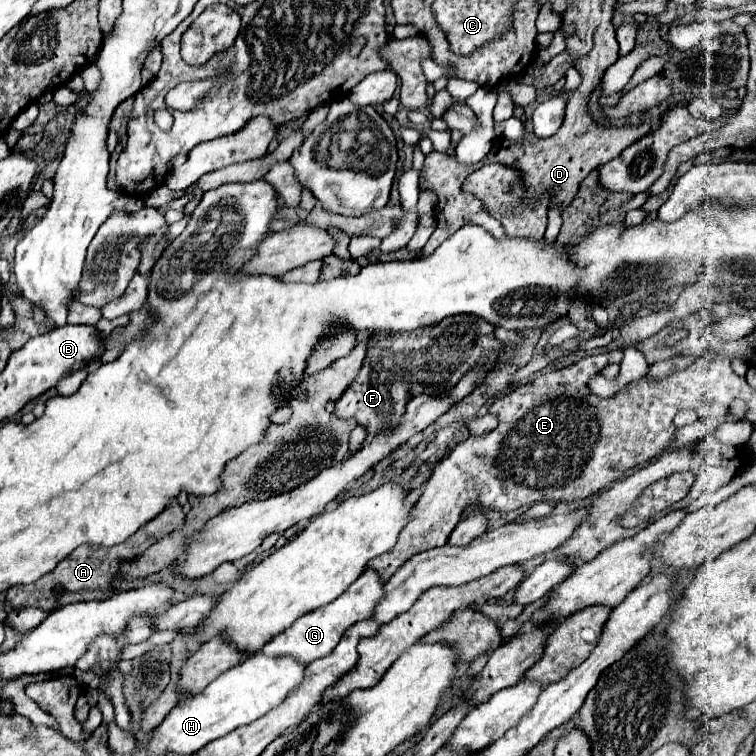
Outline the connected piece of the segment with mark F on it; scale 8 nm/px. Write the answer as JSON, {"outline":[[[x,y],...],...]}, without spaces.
{"outline":[[[458,314],[450,316],[434,326],[424,328],[424,340],[420,348],[410,350],[408,354],[394,356],[392,342],[394,334],[388,332],[374,332],[378,334],[378,342],[374,342],[366,354],[364,366],[358,378],[350,384],[340,400],[334,404],[334,416],[340,418],[354,418],[358,424],[368,428],[368,436],[382,428],[394,428],[404,414],[406,402],[416,394],[444,394],[448,392],[480,358],[486,350],[502,350],[504,344],[494,338],[494,326],[474,314]]]}

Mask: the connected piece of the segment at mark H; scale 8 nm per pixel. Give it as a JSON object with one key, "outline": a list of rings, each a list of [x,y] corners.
{"outline":[[[260,652],[256,656],[246,658],[242,664],[220,674],[206,690],[196,694],[192,700],[172,708],[164,722],[154,730],[154,736],[148,746],[150,752],[162,754],[172,750],[180,754],[192,754],[204,748],[208,742],[258,720],[268,710],[284,702],[290,690],[294,690],[294,686],[302,684],[304,670],[306,666],[302,666],[296,658],[290,656],[270,658]]]}

